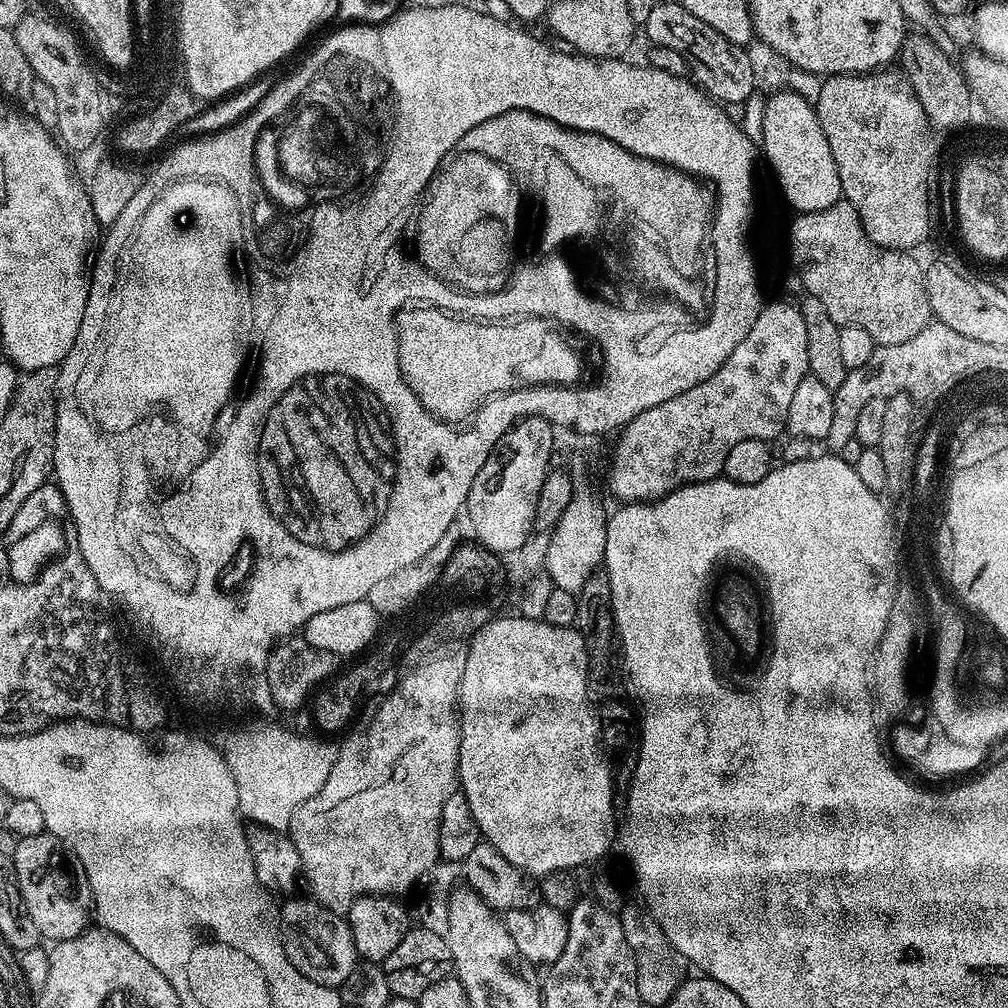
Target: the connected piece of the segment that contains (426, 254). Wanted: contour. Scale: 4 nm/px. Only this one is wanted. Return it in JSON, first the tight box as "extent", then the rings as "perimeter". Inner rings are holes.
{"extent":[416,152,522,293],"perimeter":[[[465,152],[455,157],[452,165],[445,167],[431,185],[432,197],[423,201],[420,225],[416,228],[418,260],[456,289],[469,293],[496,292],[508,282],[513,267],[512,247],[516,244],[516,227],[522,216],[522,193],[507,168],[477,152]]]}

